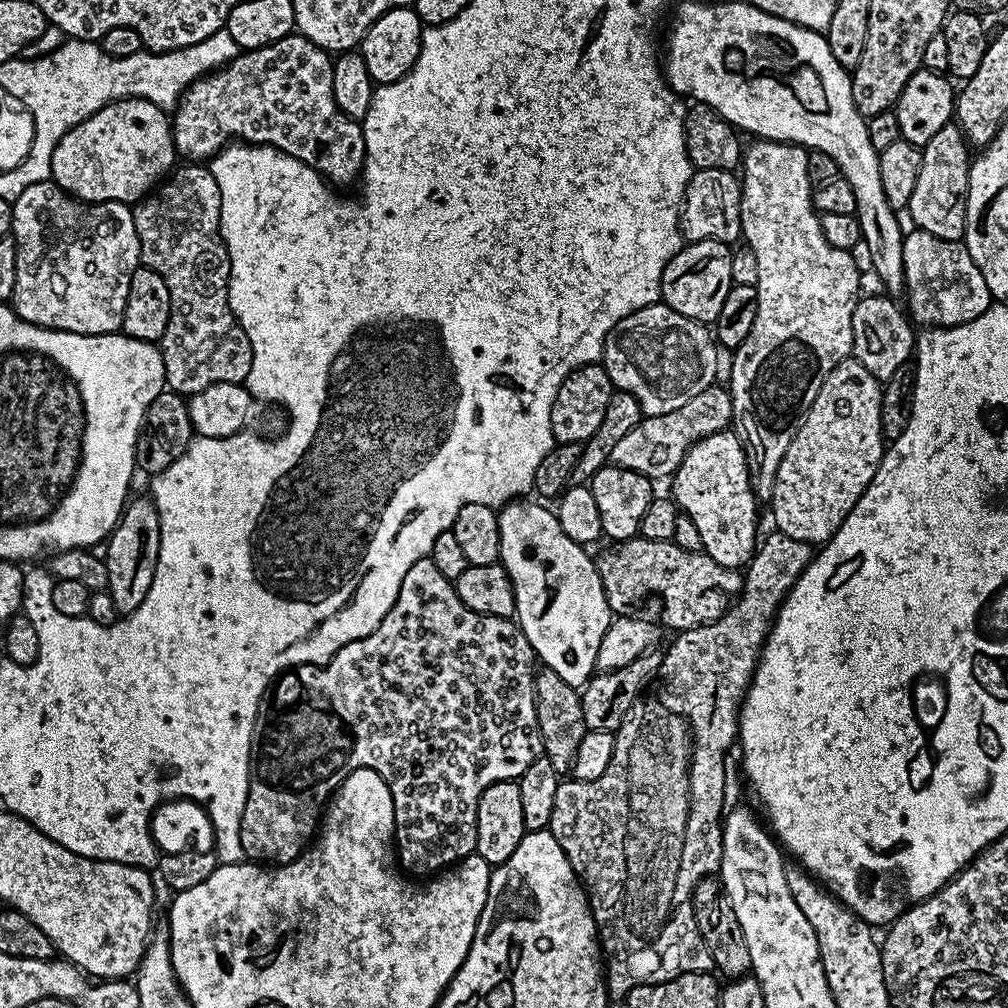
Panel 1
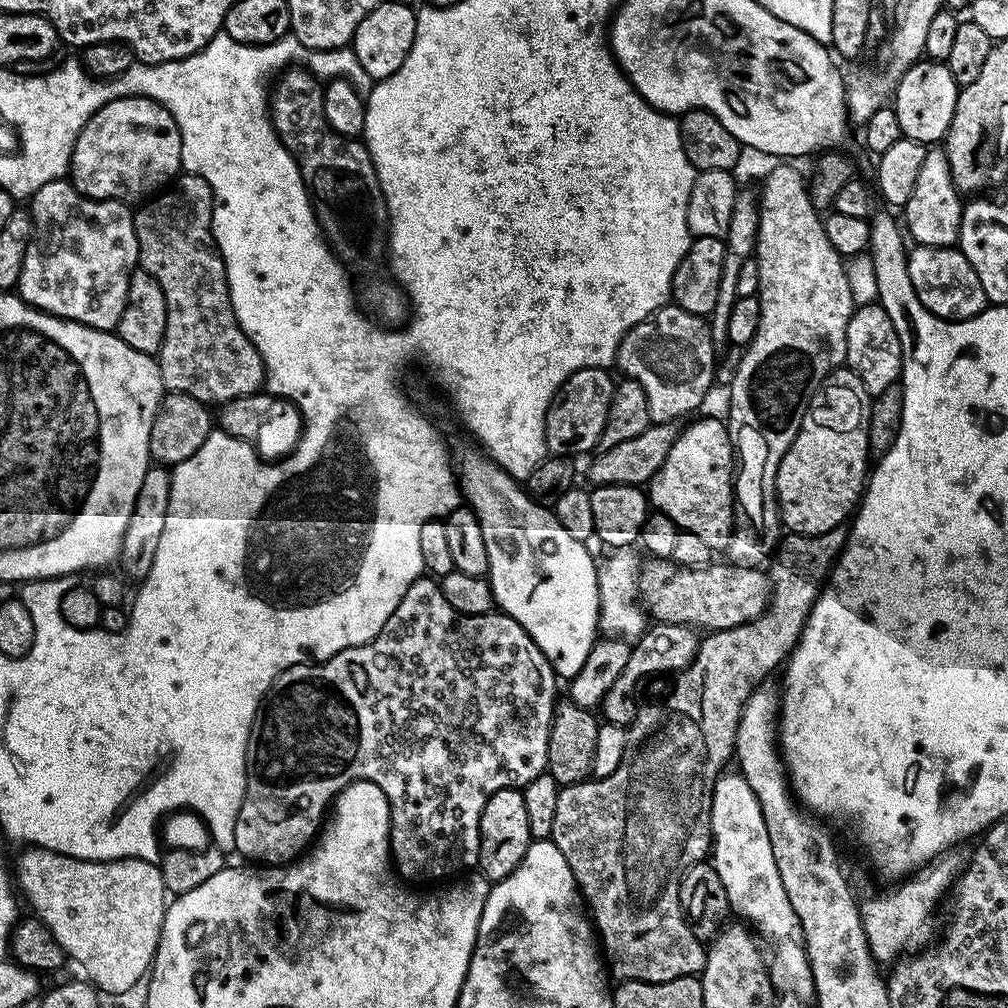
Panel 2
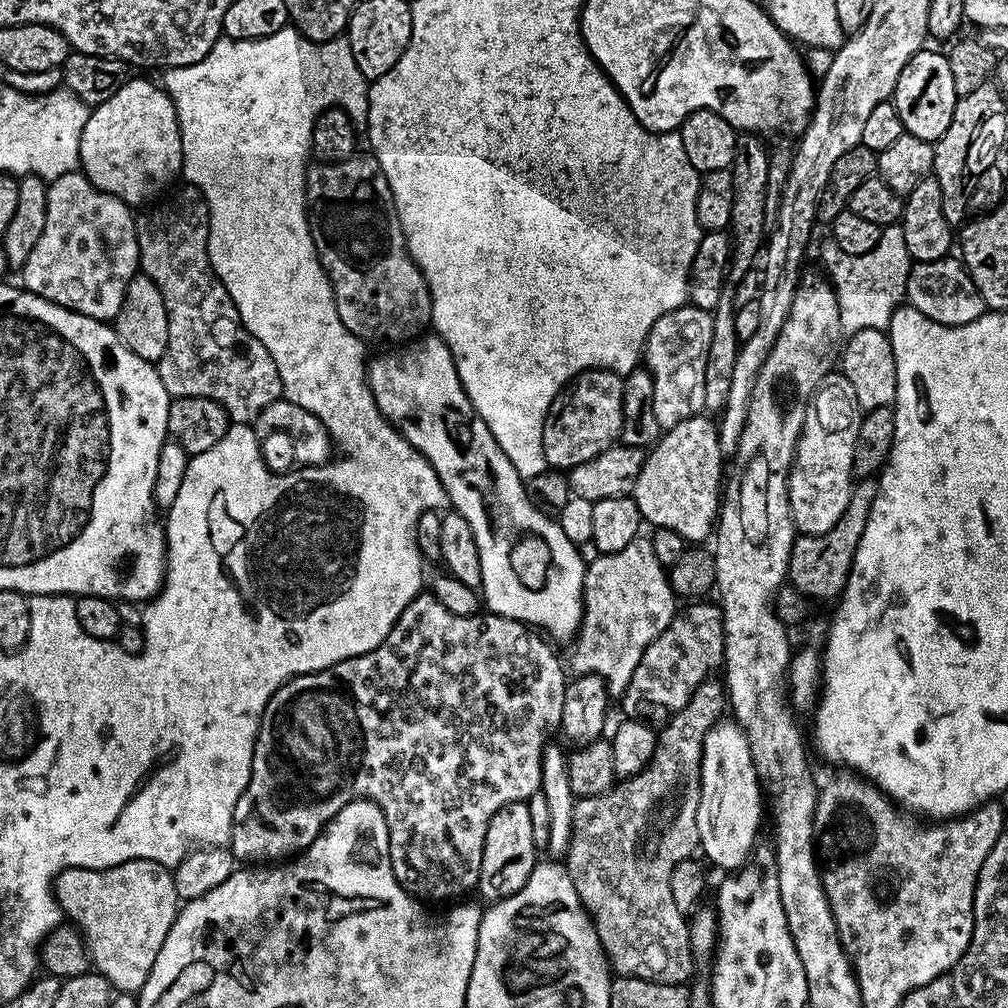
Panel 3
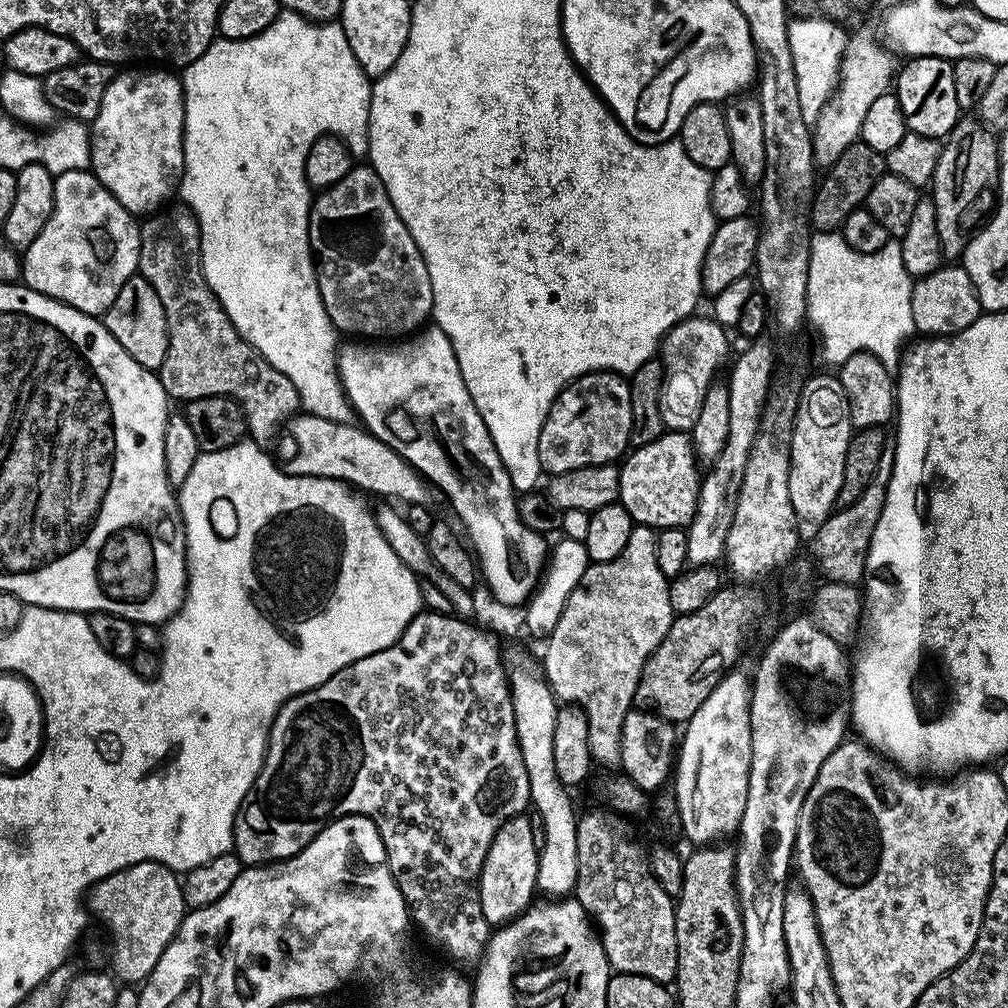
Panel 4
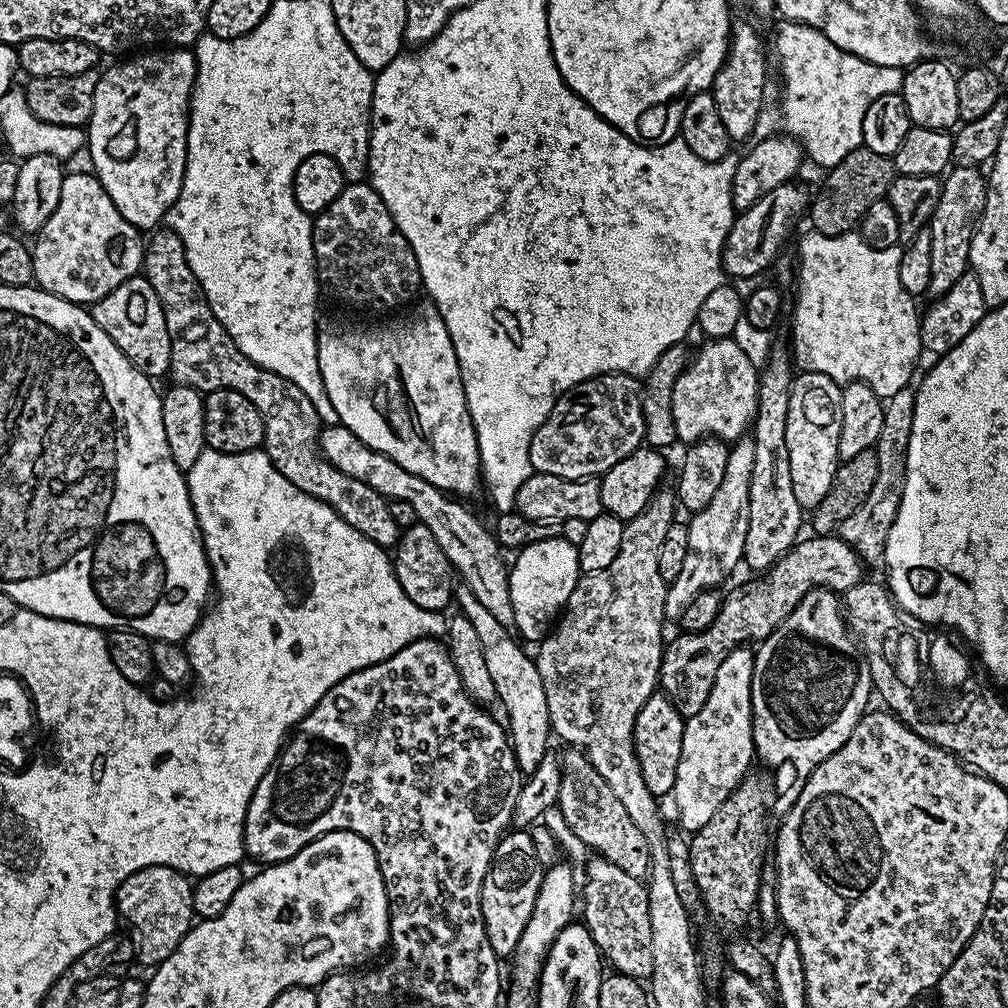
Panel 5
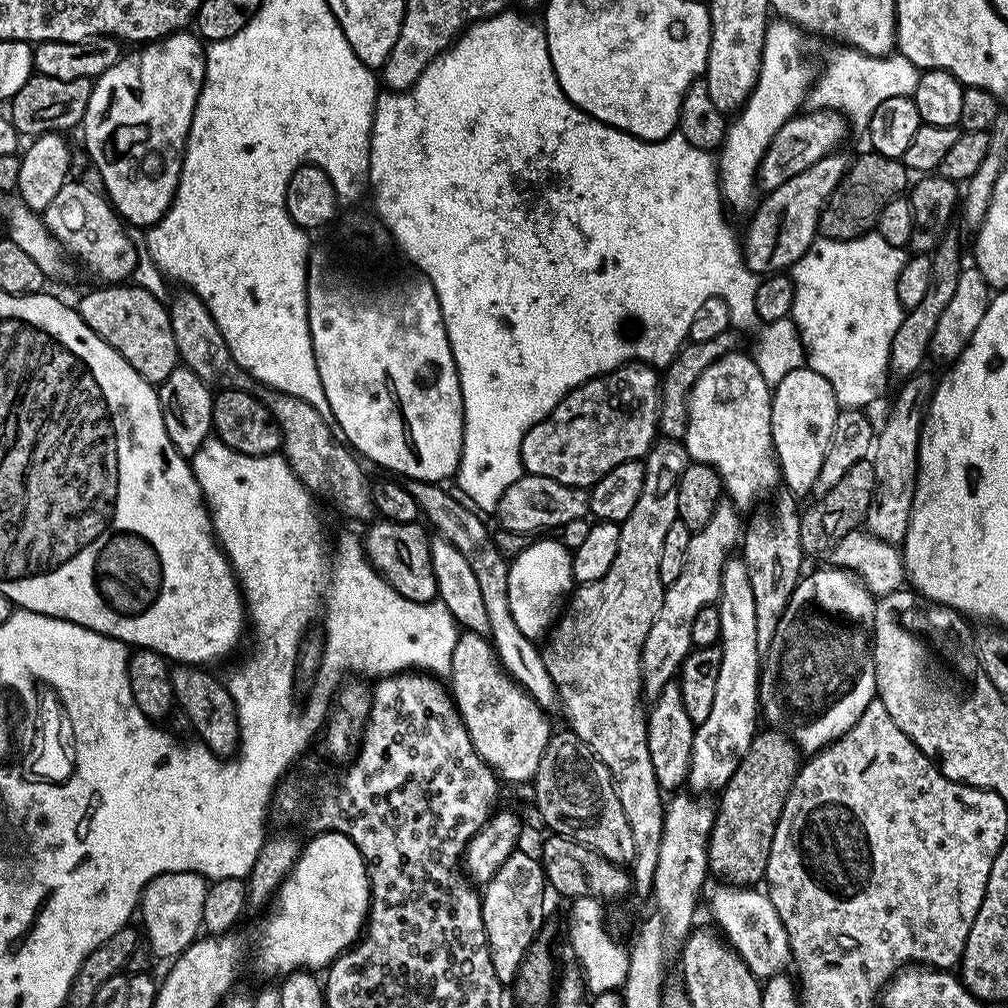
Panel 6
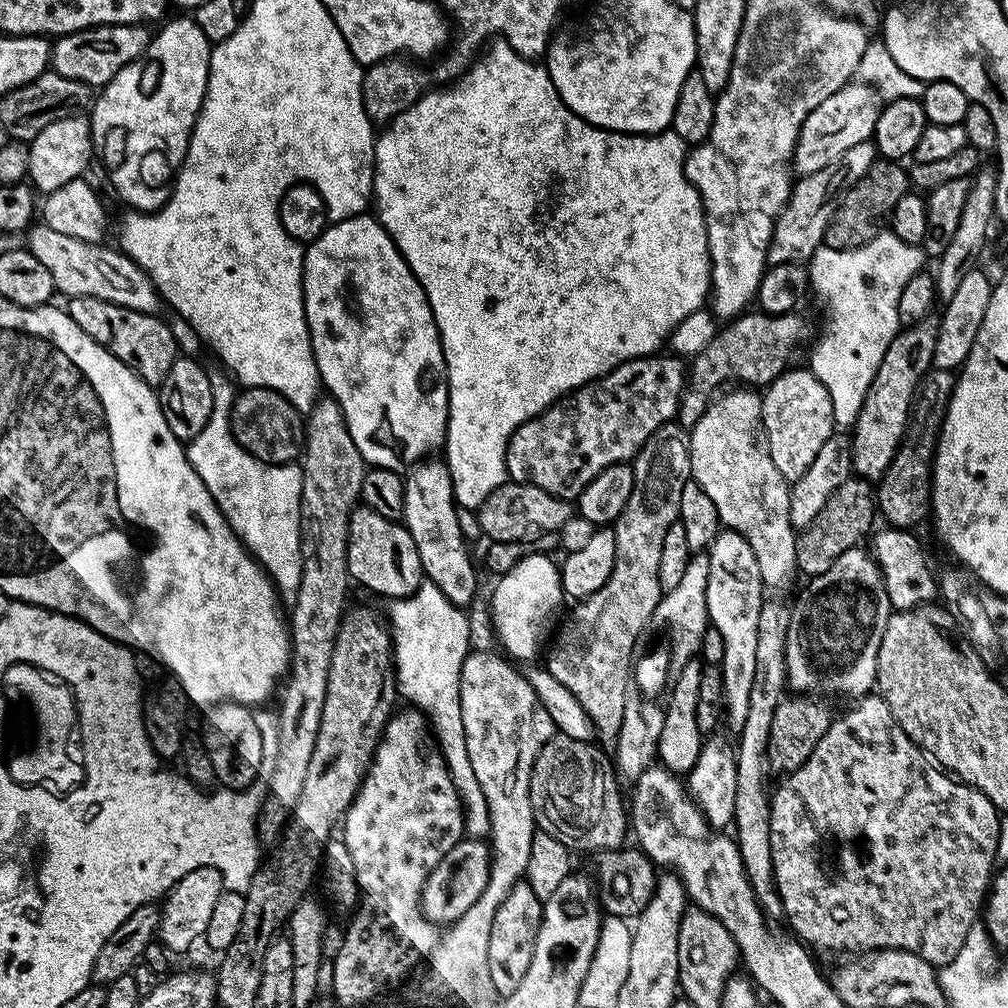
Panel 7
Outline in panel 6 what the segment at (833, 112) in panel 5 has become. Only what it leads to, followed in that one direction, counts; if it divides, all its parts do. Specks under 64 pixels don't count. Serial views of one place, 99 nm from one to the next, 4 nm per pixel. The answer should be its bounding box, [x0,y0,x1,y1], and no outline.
[805,48,920,131]

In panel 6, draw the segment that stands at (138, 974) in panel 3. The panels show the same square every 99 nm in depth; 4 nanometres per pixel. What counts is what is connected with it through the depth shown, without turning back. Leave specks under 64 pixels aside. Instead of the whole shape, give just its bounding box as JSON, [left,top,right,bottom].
[138,872,209,958]

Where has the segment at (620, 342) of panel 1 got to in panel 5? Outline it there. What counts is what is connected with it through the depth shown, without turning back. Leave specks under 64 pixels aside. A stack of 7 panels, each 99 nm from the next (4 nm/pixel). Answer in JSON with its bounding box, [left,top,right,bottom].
[672,338,760,445]

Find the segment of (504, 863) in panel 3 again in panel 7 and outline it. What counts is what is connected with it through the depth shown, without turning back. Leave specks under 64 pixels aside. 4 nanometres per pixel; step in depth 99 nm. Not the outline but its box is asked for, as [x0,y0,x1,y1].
[488,882,543,997]

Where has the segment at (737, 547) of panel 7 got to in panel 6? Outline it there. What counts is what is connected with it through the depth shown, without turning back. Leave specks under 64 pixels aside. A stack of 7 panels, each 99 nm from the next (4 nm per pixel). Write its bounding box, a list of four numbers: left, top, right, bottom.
[686,558,762,794]

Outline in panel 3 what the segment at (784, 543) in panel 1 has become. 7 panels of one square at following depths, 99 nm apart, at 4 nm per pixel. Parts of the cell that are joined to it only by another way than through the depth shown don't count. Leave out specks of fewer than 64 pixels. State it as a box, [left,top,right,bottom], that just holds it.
[566,479,877,984]

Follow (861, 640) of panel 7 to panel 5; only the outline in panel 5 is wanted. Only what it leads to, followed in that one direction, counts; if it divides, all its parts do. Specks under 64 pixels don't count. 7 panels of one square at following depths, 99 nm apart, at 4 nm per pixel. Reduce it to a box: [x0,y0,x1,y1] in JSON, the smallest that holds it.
[752,588,874,813]

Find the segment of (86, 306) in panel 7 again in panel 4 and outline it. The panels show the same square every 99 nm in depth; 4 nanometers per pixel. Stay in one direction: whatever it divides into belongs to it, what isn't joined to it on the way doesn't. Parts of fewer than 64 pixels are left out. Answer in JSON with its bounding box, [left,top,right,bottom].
[102,274,168,370]

